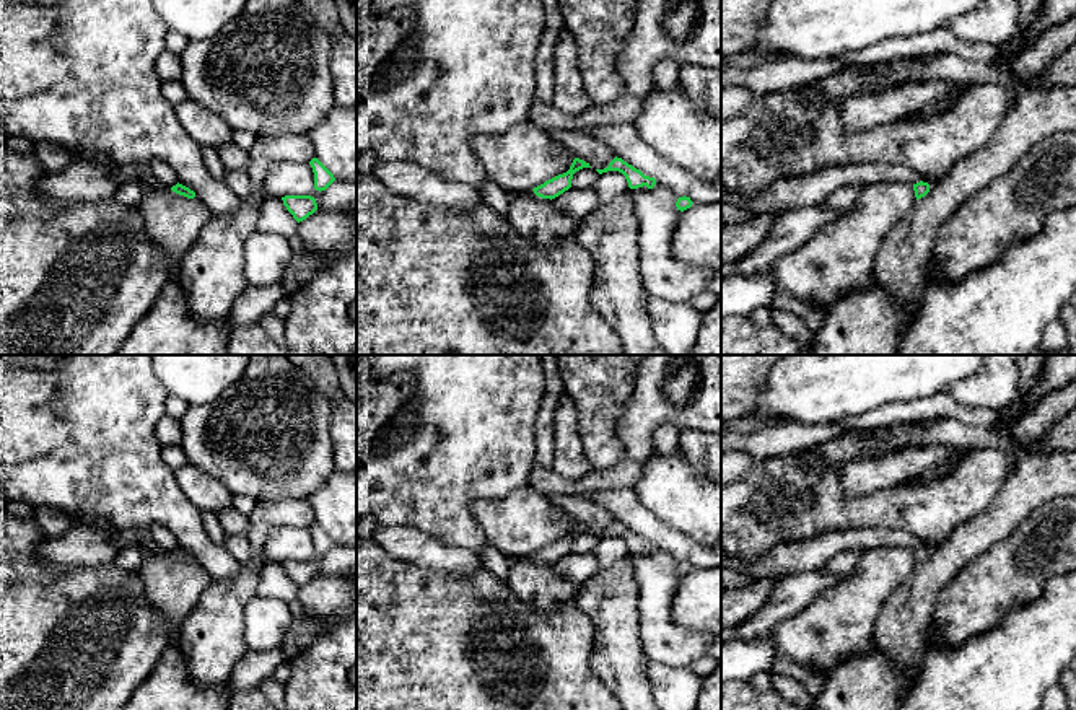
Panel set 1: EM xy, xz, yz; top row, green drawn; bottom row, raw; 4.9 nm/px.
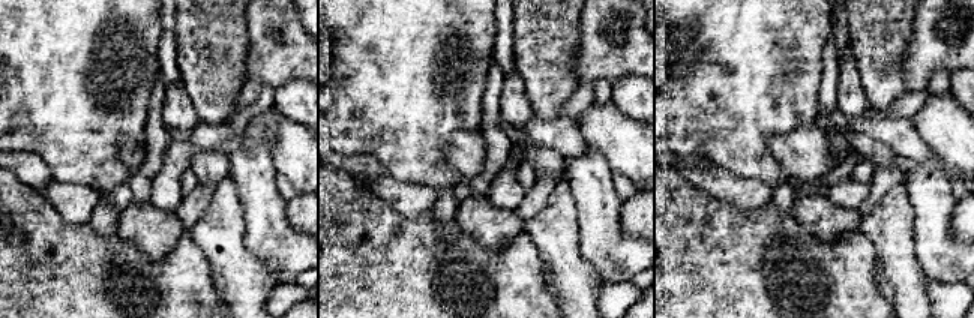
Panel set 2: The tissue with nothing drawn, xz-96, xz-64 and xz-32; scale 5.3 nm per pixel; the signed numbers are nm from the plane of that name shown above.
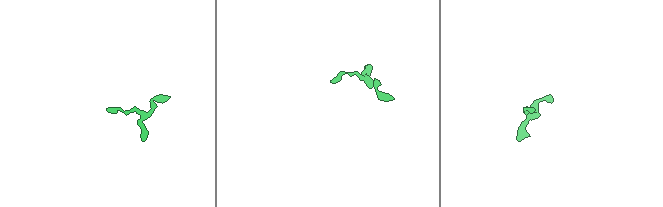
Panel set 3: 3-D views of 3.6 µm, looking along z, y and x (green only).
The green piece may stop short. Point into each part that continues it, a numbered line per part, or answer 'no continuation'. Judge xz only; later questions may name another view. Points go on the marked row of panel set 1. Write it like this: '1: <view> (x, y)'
1: xz (609, 184)

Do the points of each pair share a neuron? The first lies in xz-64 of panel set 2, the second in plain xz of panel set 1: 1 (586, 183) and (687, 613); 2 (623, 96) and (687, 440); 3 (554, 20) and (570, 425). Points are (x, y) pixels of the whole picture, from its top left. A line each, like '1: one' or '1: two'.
1: two
2: one
3: two

